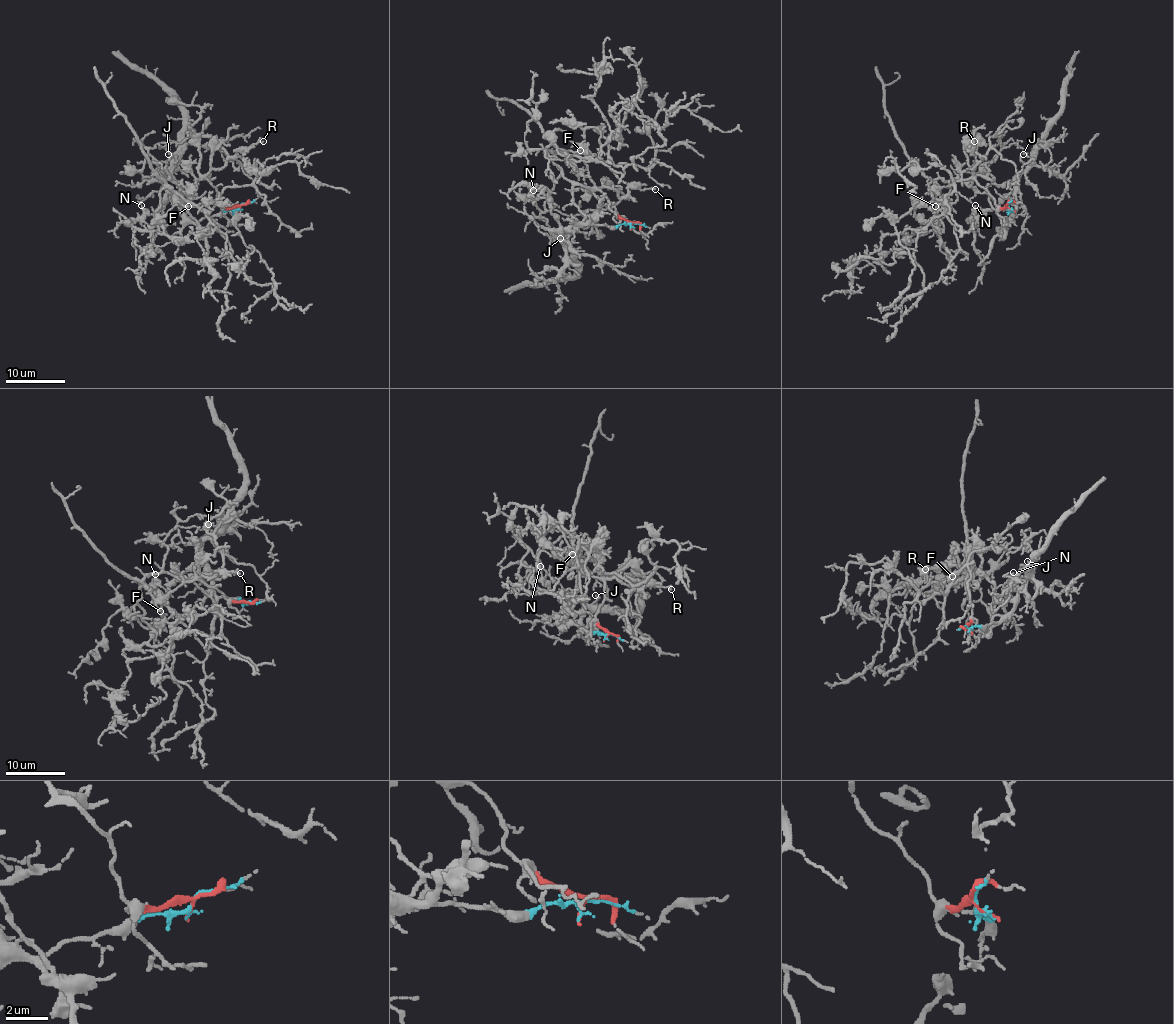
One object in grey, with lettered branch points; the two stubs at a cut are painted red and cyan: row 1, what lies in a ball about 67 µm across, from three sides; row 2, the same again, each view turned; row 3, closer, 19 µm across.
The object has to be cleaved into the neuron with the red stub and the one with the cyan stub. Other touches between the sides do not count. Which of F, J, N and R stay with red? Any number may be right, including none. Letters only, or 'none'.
F, R

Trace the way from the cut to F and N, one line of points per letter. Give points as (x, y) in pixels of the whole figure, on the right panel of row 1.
F: (1009, 208), (1000, 208), (975, 179), (969, 187), (960, 179), (939, 178), (934, 187), (942, 197), (936, 206)
N: (1009, 206), (1009, 221), (1014, 217), (1015, 196), (1012, 193), (988, 208), (973, 226), (970, 220), (975, 205)

